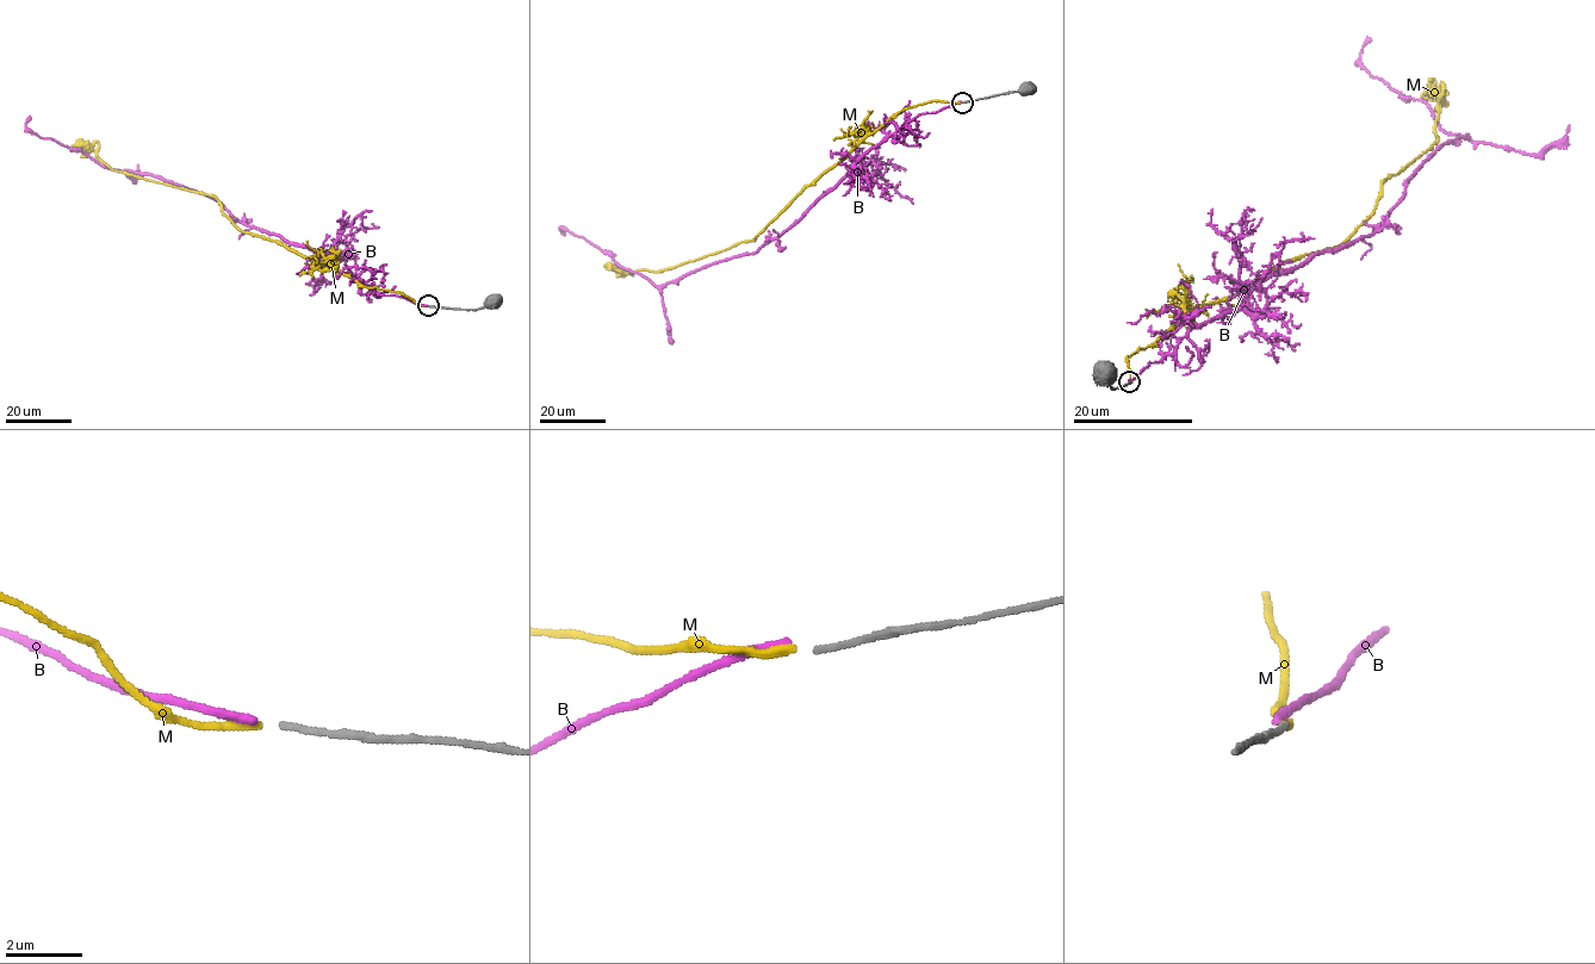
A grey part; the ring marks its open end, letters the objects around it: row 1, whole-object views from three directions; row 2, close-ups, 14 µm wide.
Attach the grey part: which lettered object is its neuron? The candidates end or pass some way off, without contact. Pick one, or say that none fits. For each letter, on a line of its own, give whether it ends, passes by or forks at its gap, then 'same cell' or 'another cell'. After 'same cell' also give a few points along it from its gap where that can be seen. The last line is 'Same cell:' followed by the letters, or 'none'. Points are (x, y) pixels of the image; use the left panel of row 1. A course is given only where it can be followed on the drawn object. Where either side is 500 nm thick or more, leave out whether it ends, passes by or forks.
B: it ends | same cell | via (427, 306), (378, 294), (212, 198), (41, 138), (30, 117)
M: it ends | another cell
Same cell: B

